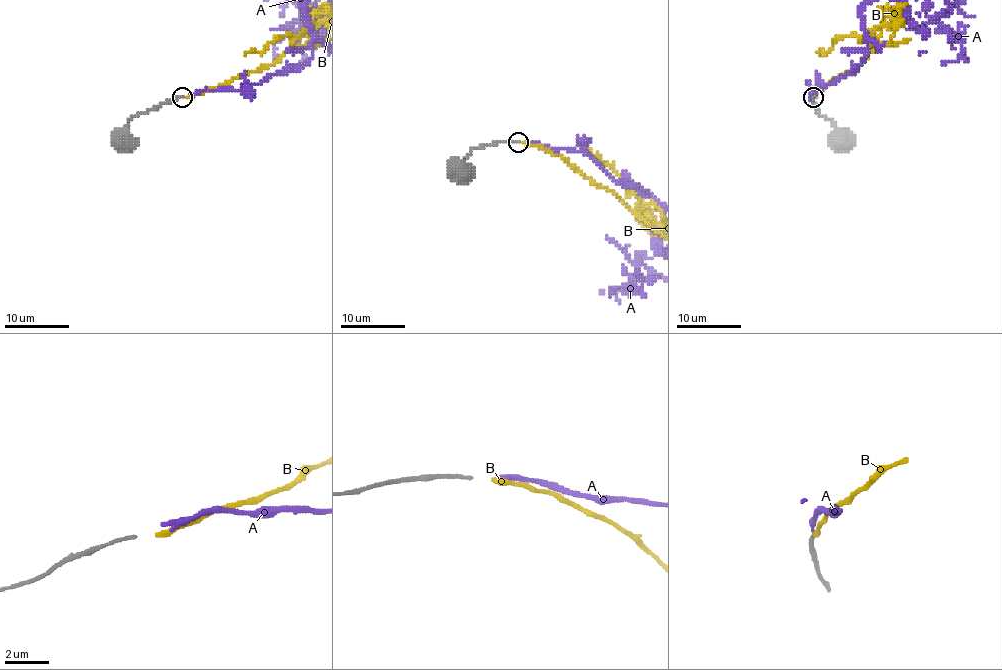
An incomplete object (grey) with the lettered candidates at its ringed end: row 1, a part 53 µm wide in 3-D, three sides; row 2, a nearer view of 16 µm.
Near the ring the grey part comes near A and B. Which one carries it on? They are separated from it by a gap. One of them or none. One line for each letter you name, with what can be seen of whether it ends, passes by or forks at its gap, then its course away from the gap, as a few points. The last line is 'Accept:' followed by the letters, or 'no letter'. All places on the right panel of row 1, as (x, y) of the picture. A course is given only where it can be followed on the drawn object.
B: It ends there
Accept: B

